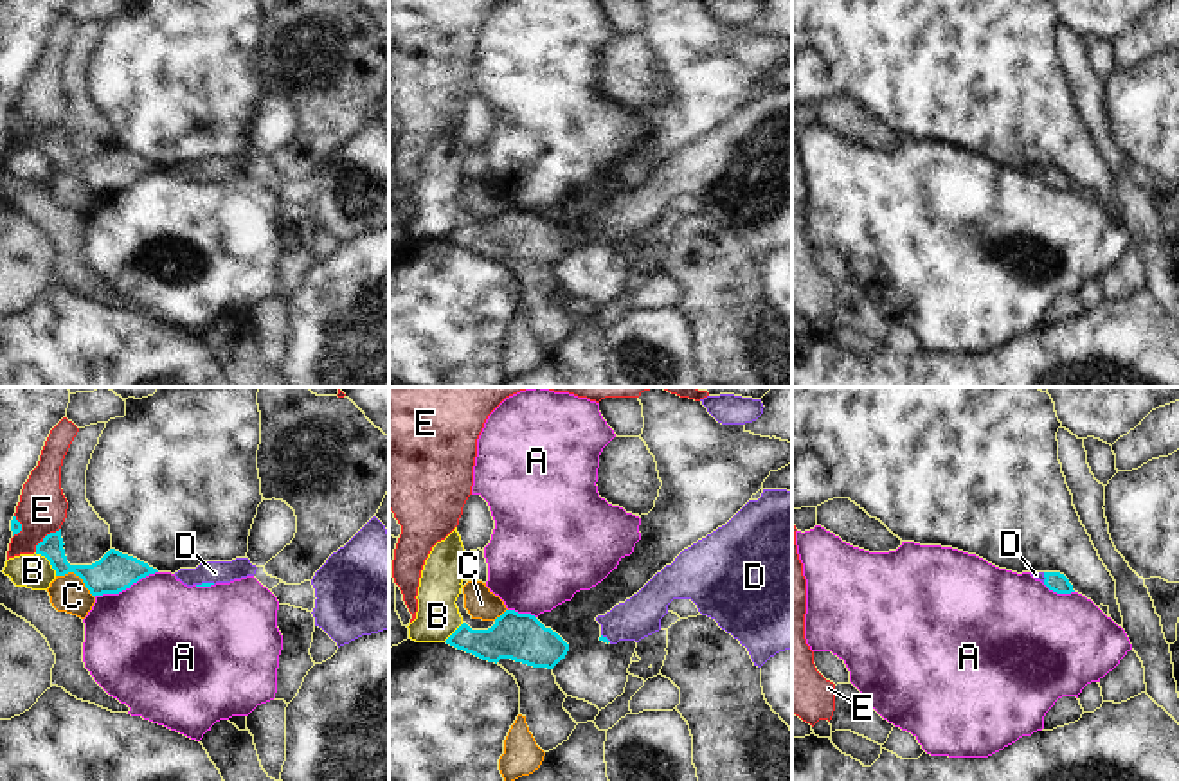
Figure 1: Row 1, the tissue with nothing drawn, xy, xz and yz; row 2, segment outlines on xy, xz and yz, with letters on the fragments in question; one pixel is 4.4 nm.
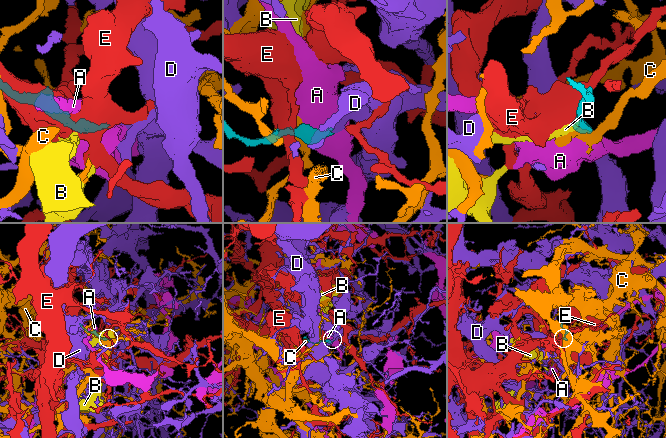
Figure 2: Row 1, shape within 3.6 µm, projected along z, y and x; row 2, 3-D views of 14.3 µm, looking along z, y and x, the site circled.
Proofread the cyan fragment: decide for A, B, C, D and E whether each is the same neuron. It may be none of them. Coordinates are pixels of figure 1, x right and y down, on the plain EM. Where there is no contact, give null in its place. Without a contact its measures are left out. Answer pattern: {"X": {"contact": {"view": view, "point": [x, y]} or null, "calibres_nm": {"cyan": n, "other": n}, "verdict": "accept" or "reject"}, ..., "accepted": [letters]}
{"A": {"contact": {"view": "xy", "point": [125, 186]}, "calibres_nm": {"cyan": 180, "other": 500}, "verdict": "reject"}, "B": {"contact": {"view": "xy", "point": [49, 157]}, "calibres_nm": {"cyan": 150, "other": 160}, "verdict": "reject"}, "C": {"contact": {"view": "xy", "point": [78, 171]}, "calibres_nm": {"cyan": 180, "other": 160}, "verdict": "reject"}, "D": {"contact": {"view": "xy", "point": [206, 180]}, "calibres_nm": {"cyan": 20, "other": 100}, "verdict": "accept"}, "E": {"contact": {"view": "xy", "point": [45, 134]}, "calibres_nm": {"cyan": 100, "other": 220}, "verdict": "reject"}, "accepted": ["D"]}

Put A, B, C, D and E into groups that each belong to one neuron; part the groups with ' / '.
A / B / C / D / E

